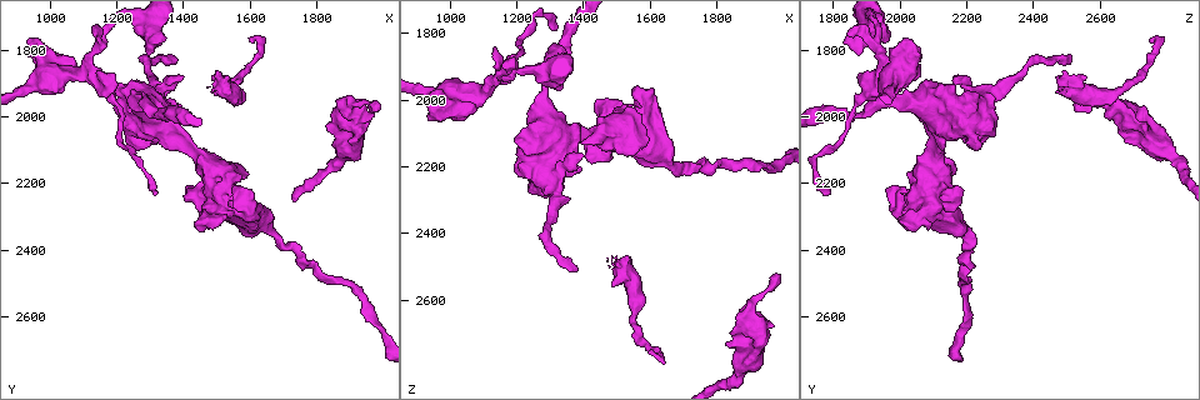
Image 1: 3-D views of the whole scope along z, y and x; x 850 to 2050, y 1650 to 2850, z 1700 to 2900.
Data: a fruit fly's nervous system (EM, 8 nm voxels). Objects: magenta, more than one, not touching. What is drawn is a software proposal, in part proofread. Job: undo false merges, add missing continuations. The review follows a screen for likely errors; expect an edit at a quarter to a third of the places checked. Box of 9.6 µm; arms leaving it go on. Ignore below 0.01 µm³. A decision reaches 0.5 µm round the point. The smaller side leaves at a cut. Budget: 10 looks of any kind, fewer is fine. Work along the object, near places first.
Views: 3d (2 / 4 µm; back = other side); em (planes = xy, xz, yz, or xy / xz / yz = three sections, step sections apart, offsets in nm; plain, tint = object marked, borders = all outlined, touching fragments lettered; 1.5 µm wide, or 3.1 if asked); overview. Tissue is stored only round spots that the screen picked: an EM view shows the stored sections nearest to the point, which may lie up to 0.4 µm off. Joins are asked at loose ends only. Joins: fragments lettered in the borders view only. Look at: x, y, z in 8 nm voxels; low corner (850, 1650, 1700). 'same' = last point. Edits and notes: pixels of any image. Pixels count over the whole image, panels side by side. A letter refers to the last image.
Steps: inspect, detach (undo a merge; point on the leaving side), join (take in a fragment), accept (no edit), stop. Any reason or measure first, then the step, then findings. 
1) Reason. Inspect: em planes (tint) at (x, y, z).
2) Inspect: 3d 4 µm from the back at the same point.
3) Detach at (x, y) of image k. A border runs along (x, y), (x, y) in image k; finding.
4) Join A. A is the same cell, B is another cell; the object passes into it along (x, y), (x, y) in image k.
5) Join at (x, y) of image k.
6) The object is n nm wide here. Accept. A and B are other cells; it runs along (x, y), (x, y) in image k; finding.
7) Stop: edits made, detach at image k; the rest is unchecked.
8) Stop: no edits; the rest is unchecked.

An open end. Inspect: 3d 4 µm at (1830, 2020, 2730).

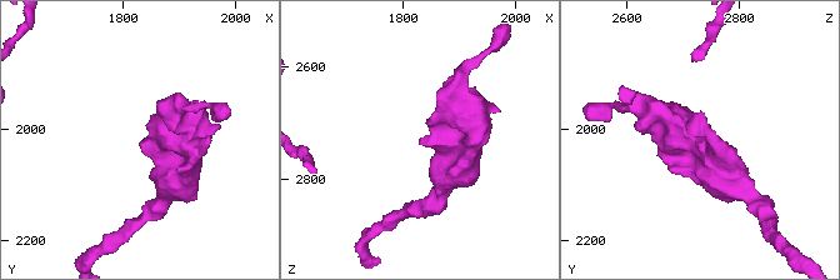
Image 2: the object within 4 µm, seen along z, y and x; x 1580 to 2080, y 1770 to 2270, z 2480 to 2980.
Shape alone is not enough. Inspect: em planes (borders) at (1830, 2025, 2730).

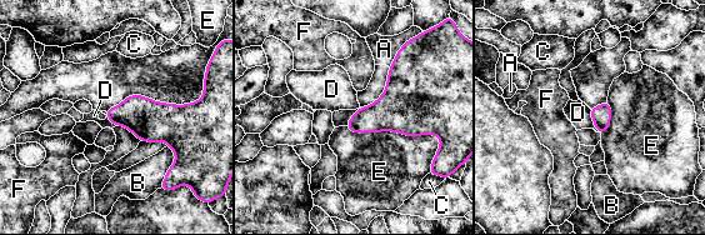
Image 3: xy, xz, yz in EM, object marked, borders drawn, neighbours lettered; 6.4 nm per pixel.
Accept. A, B, C, D, E and F are other cells; a border runs along (589, 109), (595, 126) in image 3; no lettered fragment goes on from it.

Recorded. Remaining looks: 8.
Long arm stops here. Inspect: em yz step 4 (tint) at (1610, 1760, 2760).

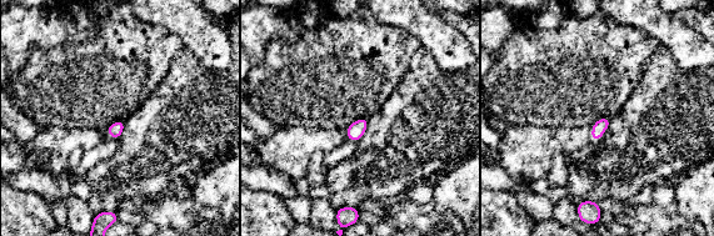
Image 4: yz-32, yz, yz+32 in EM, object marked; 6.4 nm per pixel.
Inspect: em planes (borders) at the same point.

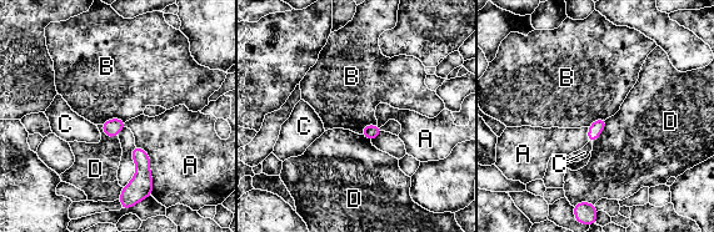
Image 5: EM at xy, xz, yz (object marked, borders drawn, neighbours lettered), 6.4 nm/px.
Accept. A, B, C and D are other cells; a border runs along (125, 120), (108, 119), (100, 124) in image 5; no lettered fragment goes on from it.

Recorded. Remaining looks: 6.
A fork. Inspect: 3d 2 µm at (1150, 1780, 1930).

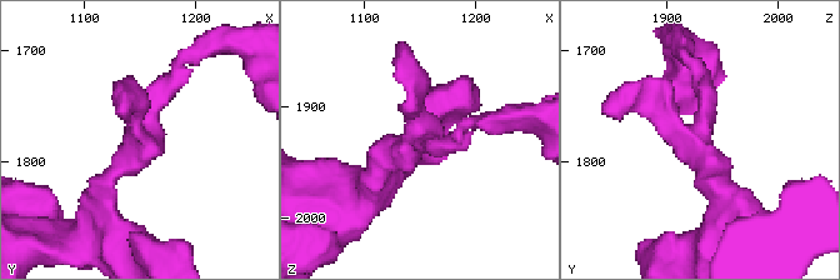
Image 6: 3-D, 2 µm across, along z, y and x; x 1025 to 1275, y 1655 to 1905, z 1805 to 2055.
Now the EM. Inspect: em planes (borders) at (1154, 1784, 1932).

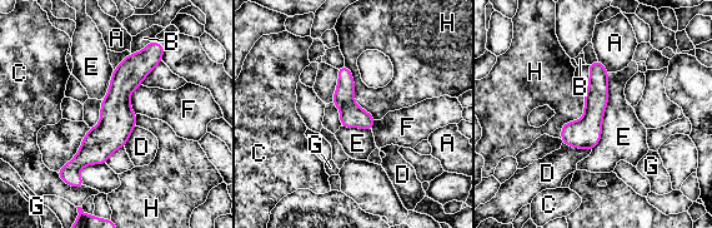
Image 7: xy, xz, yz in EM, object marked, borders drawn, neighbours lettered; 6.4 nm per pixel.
Accept. A, B, C, D, E, F, G and H are other cells; continuous, no second neuron.

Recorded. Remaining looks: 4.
End of a long branch. Inspect: 3d 4 µm at (1380, 1830, 2510).

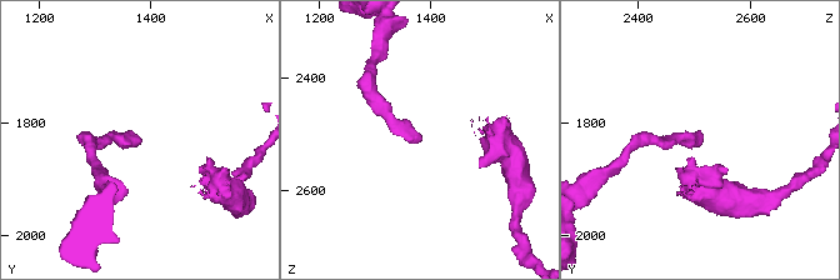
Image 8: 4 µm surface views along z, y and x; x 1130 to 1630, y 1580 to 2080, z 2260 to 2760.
Now the EM. Inspect: em xy step 4 (tint) at (1380, 1835, 2510).

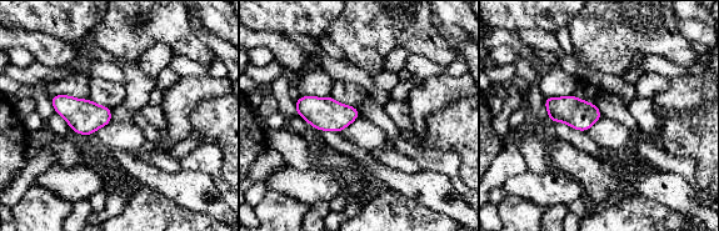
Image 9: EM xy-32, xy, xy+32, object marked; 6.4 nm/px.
Inspect: em planes (borders) at the same point.

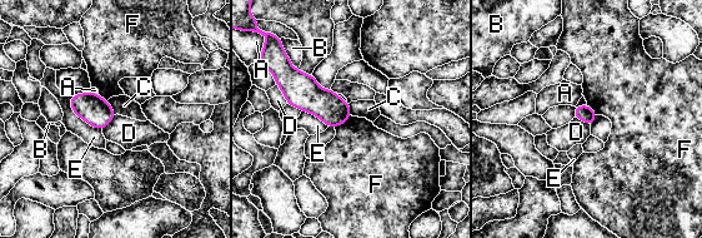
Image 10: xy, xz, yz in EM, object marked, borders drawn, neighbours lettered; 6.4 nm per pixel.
The object is 100 nm wide here. Accept. A, B, C, D, E and F are other cells; a border runs along (276, 84), (287, 103) in image 10; none of them fits.

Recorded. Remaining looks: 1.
Stop: no edits; the rest is unchecked.

